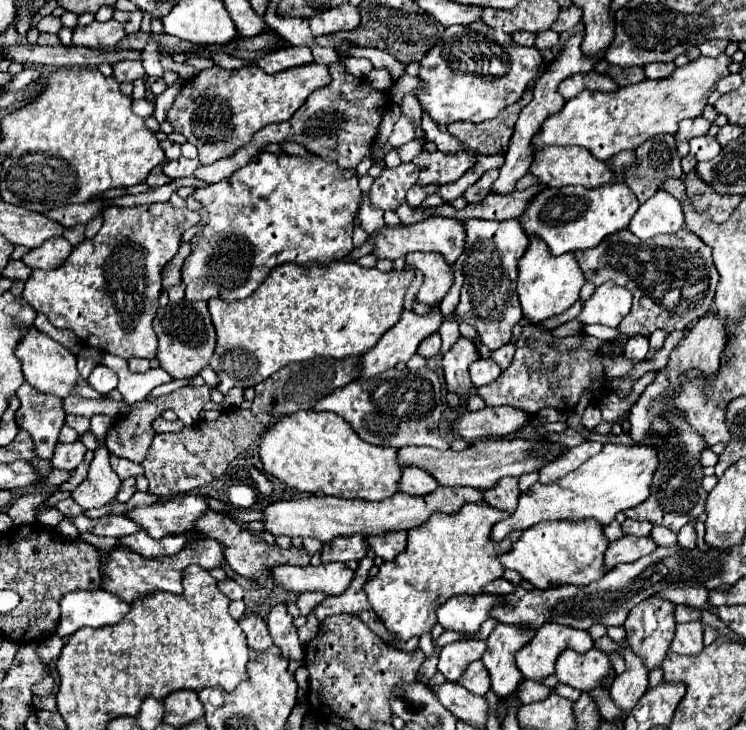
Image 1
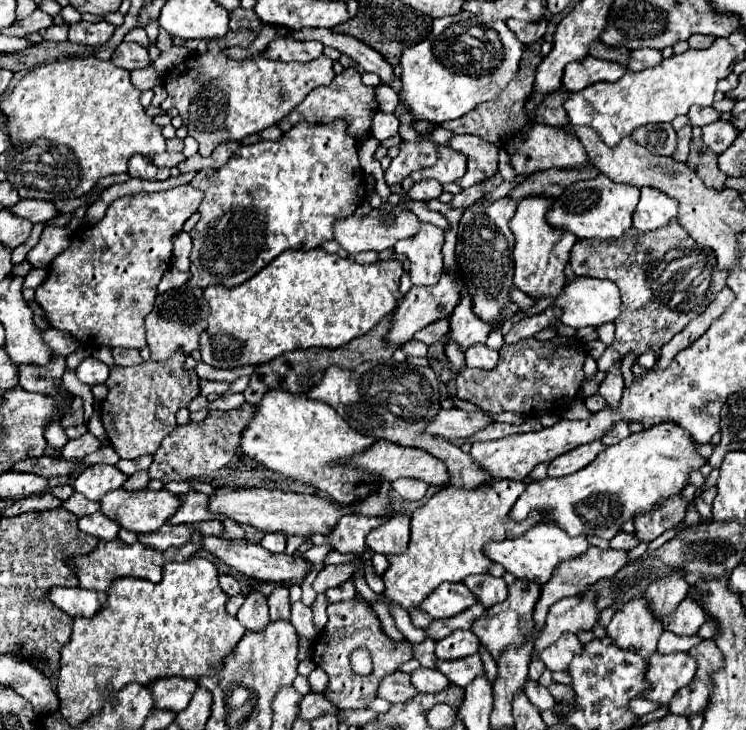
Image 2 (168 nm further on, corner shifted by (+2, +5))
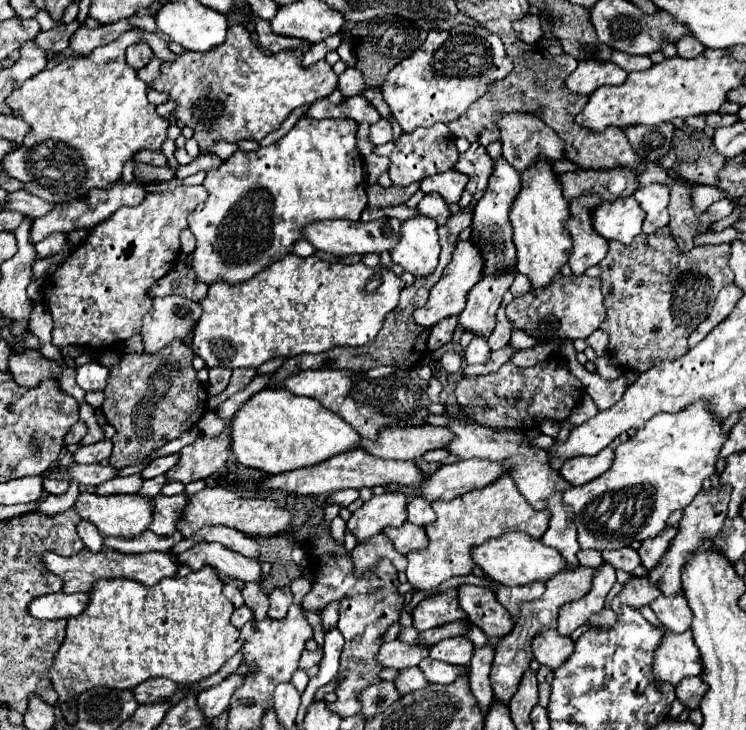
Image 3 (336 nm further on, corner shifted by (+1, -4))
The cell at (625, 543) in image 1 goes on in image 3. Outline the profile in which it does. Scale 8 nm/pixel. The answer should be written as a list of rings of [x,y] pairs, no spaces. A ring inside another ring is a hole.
[[[578,566],[574,570],[562,570],[556,576],[552,576],[546,582],[546,592],[542,594],[540,600],[528,602],[528,604],[520,604],[520,614],[516,618],[516,626],[512,630],[512,634],[508,634],[508,638],[498,640],[496,644],[496,656],[492,662],[492,672],[490,672],[490,682],[492,682],[492,690],[494,690],[494,698],[508,704],[512,694],[516,692],[524,672],[530,666],[532,660],[532,638],[542,632],[544,628],[556,628],[556,618],[558,618],[558,608],[566,602],[574,602],[580,600],[582,596],[588,594],[588,588],[592,584],[592,570],[594,568],[584,568]]]

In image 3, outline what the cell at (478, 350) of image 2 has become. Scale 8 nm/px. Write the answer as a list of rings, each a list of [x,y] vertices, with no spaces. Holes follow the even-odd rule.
[[[476,336],[468,344],[468,348],[464,350],[464,358],[466,358],[468,364],[484,364],[484,362],[488,362],[488,356],[490,356],[490,346],[480,336]]]

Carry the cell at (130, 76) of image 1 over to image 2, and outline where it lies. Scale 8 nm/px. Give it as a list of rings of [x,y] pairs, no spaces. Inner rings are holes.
[[[123,41],[123,43],[115,49],[111,61],[113,61],[117,67],[121,67],[121,69],[135,71],[135,69],[147,67],[151,59],[149,59],[147,49],[141,47],[139,43],[127,43],[127,41]]]

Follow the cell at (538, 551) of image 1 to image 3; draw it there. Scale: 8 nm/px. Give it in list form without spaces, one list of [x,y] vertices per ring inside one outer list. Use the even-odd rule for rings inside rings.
[[[518,530],[504,532],[500,538],[492,538],[484,544],[472,548],[472,560],[484,570],[486,576],[490,576],[492,580],[496,580],[504,586],[522,586],[522,584],[530,584],[536,580],[546,582],[556,572],[566,568],[560,552],[556,552],[550,546],[540,544],[538,540],[534,540],[528,534],[518,532]]]

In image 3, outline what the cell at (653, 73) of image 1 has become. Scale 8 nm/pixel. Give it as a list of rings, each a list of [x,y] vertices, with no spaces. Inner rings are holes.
[[[612,52],[612,62],[618,64],[620,68],[624,68],[626,72],[636,72],[636,70],[646,70],[648,66],[652,66],[650,56],[632,56],[626,52]]]

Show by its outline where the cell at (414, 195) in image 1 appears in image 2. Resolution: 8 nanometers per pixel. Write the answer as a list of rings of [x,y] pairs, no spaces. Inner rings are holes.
[[[423,179],[409,189],[409,199],[413,201],[431,201],[443,193],[441,183],[435,179]]]

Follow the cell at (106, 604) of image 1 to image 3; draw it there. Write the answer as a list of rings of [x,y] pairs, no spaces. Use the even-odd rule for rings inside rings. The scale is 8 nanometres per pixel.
[[[46,594],[30,602],[28,612],[38,620],[60,620],[78,616],[88,606],[88,594]]]

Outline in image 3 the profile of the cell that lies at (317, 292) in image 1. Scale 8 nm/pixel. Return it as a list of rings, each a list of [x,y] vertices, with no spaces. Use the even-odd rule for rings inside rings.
[[[288,254],[242,284],[228,284],[224,280],[212,282],[208,296],[200,300],[202,316],[194,328],[192,350],[206,362],[206,366],[234,370],[256,368],[280,356],[316,354],[334,346],[362,346],[376,338],[384,316],[398,306],[398,296],[404,286],[402,278],[384,266],[368,268],[364,262],[342,264],[320,260],[314,254],[308,258]]]

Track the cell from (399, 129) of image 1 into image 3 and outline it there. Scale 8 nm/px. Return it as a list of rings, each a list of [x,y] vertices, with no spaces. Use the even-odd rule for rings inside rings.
[[[380,118],[376,124],[370,126],[370,134],[368,134],[372,144],[386,144],[392,140],[392,126],[386,118]]]

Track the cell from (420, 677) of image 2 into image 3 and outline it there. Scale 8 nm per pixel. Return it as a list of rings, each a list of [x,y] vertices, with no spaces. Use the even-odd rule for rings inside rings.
[[[406,668],[398,672],[398,676],[394,678],[394,686],[400,694],[408,694],[428,686],[428,682],[424,680],[424,674],[420,672],[420,668]]]

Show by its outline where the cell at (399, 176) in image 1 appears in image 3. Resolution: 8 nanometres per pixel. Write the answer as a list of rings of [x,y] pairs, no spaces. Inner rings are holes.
[[[434,124],[430,128],[416,128],[410,134],[402,134],[396,140],[396,148],[390,154],[390,180],[394,186],[408,186],[412,182],[420,182],[426,174],[440,174],[446,172],[450,168],[454,168],[454,164],[458,162],[458,150],[456,150],[456,142],[448,130],[446,124]]]

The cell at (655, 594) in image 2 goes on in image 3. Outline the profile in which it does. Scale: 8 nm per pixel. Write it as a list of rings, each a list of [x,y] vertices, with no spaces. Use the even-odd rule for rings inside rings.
[[[708,488],[708,490],[700,490],[694,500],[684,508],[680,526],[678,526],[678,534],[672,540],[672,546],[668,548],[664,560],[648,572],[648,578],[652,578],[652,584],[666,596],[674,596],[676,592],[682,592],[680,588],[680,572],[684,562],[688,560],[688,556],[692,554],[694,548],[698,548],[702,544],[702,540],[712,540],[716,536],[716,532],[720,532],[720,526],[724,524],[726,518],[726,510],[728,510],[728,488]]]

